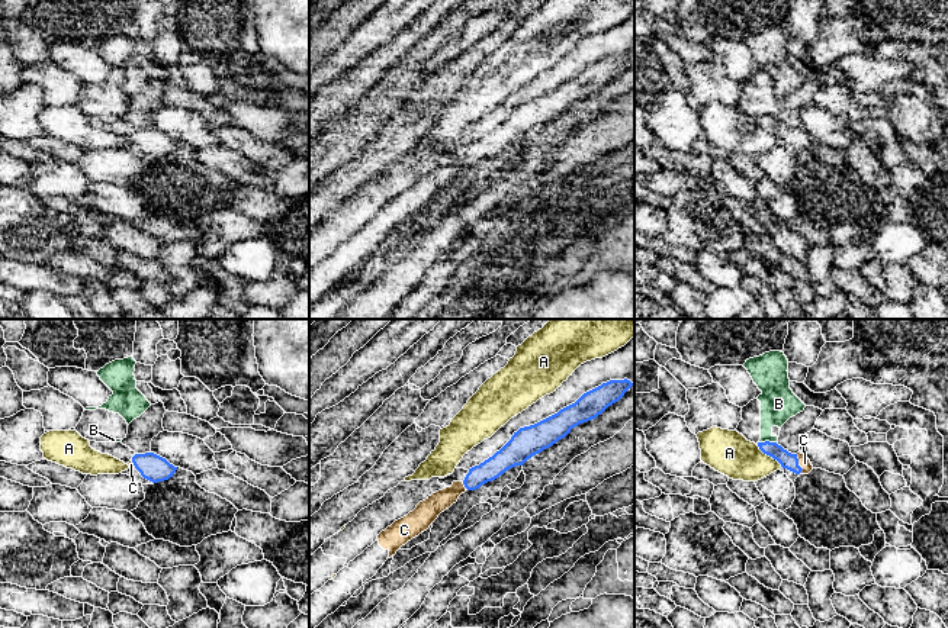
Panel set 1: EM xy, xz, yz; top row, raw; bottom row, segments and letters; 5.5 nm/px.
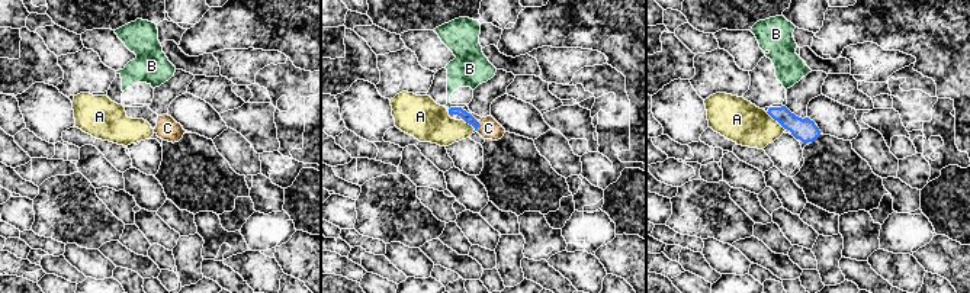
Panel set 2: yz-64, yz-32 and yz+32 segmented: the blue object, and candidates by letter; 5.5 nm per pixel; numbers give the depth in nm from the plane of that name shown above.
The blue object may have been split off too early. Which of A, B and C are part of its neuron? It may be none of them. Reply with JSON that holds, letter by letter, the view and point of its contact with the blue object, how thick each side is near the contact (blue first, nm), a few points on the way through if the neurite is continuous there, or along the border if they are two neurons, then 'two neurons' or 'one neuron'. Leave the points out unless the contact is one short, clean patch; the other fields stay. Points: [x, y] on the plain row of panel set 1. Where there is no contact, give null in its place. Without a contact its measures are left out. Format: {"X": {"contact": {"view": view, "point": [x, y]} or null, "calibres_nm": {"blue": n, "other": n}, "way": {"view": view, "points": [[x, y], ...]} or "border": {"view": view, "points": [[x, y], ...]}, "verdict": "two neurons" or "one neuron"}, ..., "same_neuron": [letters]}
{"A": {"contact": {"view": "yz", "point": [770, 131]}, "calibres_nm": {"blue": 90, "other": 240}, "verdict": "two neurons"}, "B": {"contact": {"view": "yz", "point": [767, 116]}, "calibres_nm": {"blue": 90, "other": 200}, "verdict": "two neurons"}, "C": {"contact": {"view": "yz", "point": [797, 139]}, "calibres_nm": {"blue": 90, "other": 70}, "way": {"view": "yz", "points": [[787, 135], [797, 139], [805, 138]]}, "verdict": "one neuron"}, "same_neuron": ["C"]}

